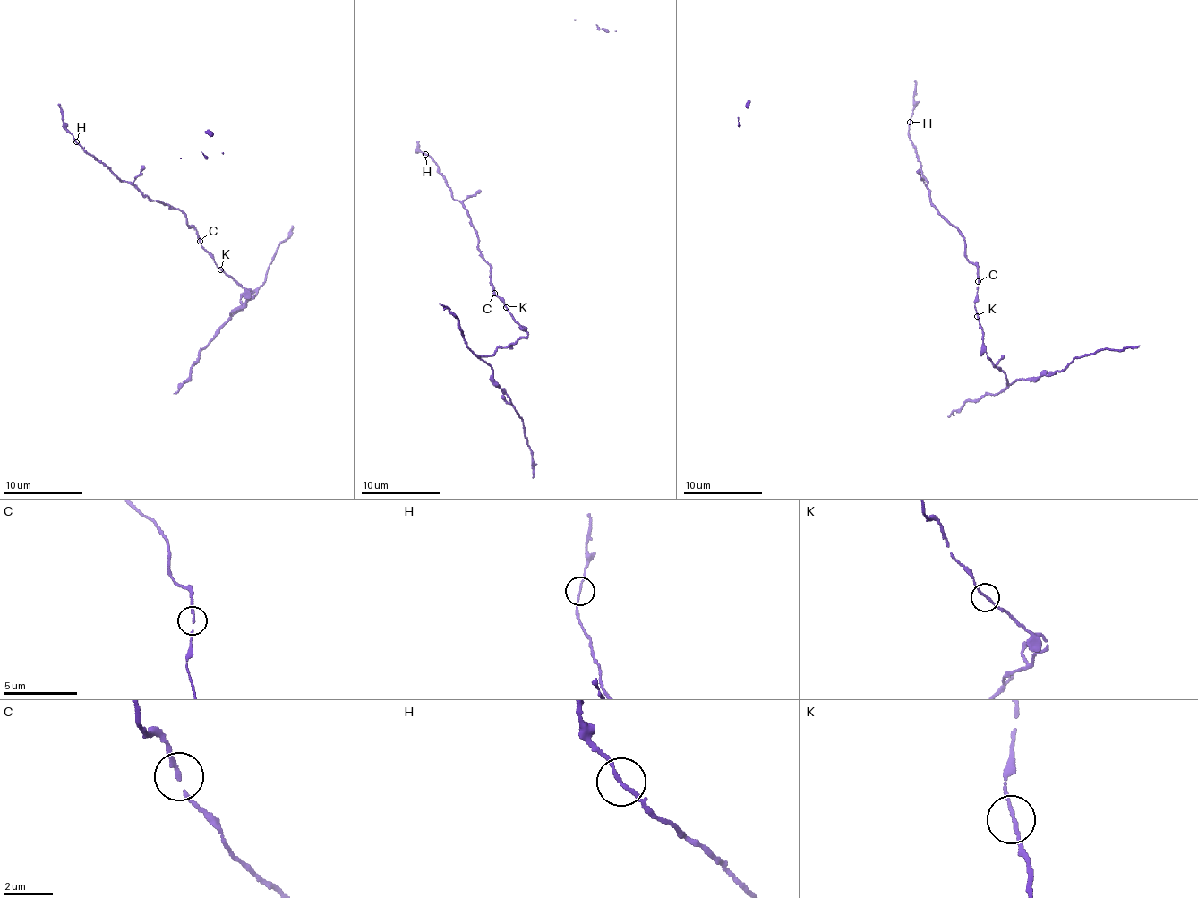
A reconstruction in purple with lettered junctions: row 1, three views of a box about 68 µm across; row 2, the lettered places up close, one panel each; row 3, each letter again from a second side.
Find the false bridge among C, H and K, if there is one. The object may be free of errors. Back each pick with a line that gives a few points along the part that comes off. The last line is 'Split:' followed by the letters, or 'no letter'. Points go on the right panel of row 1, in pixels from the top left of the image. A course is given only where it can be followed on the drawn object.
Split: no letter

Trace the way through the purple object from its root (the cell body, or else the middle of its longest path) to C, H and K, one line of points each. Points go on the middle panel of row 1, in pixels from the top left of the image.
C: (491, 281), (494, 293)
H: (491, 281), (492, 268), (479, 248), (466, 212), (459, 200), (454, 200), (433, 159), (426, 154)
K: (491, 281), (492, 292), (503, 299), (506, 307)

